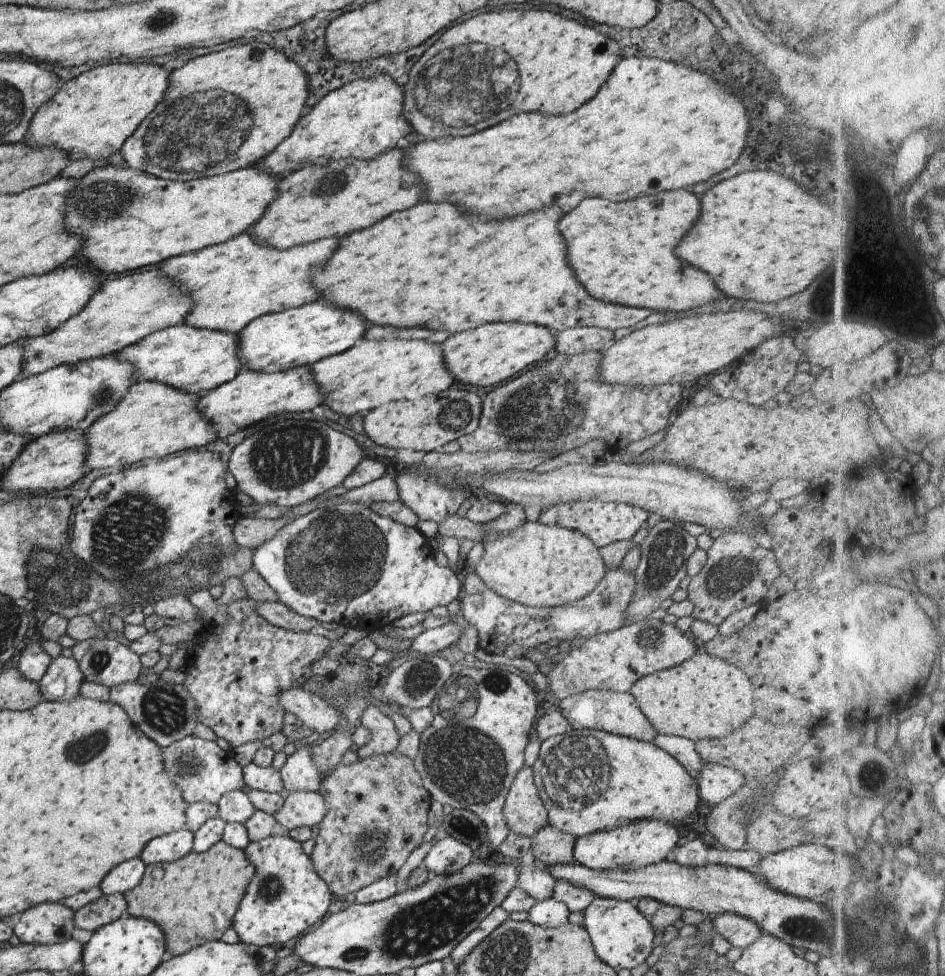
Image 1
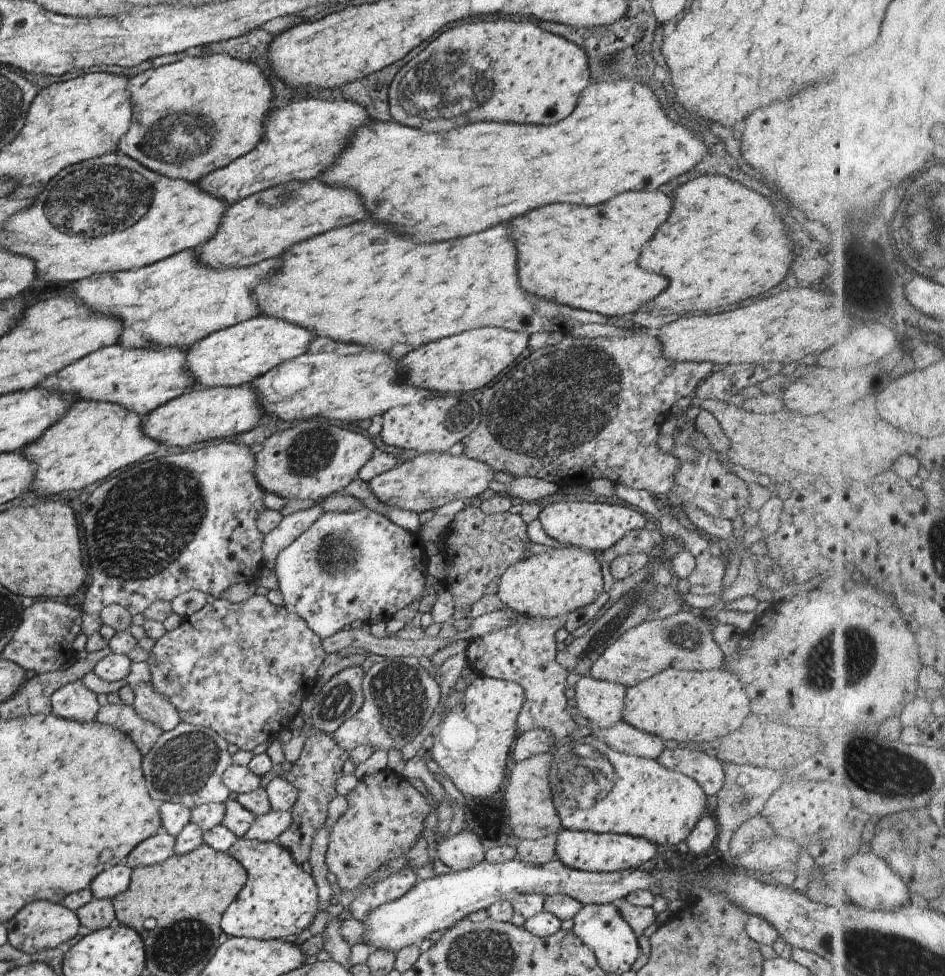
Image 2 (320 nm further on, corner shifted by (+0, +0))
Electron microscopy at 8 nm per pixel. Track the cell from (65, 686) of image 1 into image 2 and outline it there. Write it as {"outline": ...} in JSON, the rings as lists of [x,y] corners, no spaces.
{"outline":[[[80,680],[67,683],[51,695],[51,713],[70,721],[90,723],[100,707],[95,696]]]}

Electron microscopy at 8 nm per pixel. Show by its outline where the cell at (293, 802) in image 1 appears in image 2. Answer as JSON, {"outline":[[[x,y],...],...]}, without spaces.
{"outline":[[[269,810],[263,815],[255,815],[249,830],[243,834],[243,839],[254,839],[258,842],[276,841],[277,836],[287,830],[291,824],[290,811]]]}

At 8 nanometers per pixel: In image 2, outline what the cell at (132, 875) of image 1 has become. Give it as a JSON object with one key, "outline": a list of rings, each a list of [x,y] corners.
{"outline":[[[123,862],[107,870],[91,880],[87,886],[93,899],[112,899],[116,894],[127,890],[130,881],[130,868]]]}

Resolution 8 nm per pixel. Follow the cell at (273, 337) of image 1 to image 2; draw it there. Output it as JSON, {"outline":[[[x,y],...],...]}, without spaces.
{"outline":[[[257,314],[188,346],[182,369],[192,378],[191,390],[247,385],[276,364],[305,353],[314,338],[307,329],[296,324]]]}

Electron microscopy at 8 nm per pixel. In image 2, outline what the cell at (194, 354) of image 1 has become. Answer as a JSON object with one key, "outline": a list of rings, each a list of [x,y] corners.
{"outline":[[[113,344],[83,355],[42,378],[37,386],[39,389],[59,393],[69,403],[89,400],[115,403],[125,410],[143,415],[191,390],[192,378],[182,369],[184,352],[185,349],[179,347],[126,349]]]}

